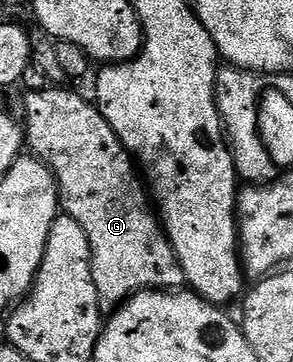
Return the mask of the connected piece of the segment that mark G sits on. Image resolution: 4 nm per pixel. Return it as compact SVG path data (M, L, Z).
M49 87L40 93L25 92L23 96L24 117L22 116L22 128L27 148L30 150L31 156L39 159L49 169L52 176L55 177L60 199L60 209L63 210L67 217L74 219L74 223L78 223L78 227L82 227L82 231L86 231L86 239L90 243L90 251L92 252L94 287L100 296L101 310L115 311L129 297L135 297L137 293L145 291L183 290L186 282L182 267L178 263L178 255L174 251L172 244L168 241L168 237L164 234L164 226L160 224L160 218L154 208L153 202L150 200L149 194L146 192L146 185L142 180L141 174L138 172L137 162L134 160L132 154L129 153L128 148L118 139L118 135L114 135L110 123L106 123L106 119L100 114L99 108L89 98L88 102L86 98L79 97L76 93L71 93L68 87Z

